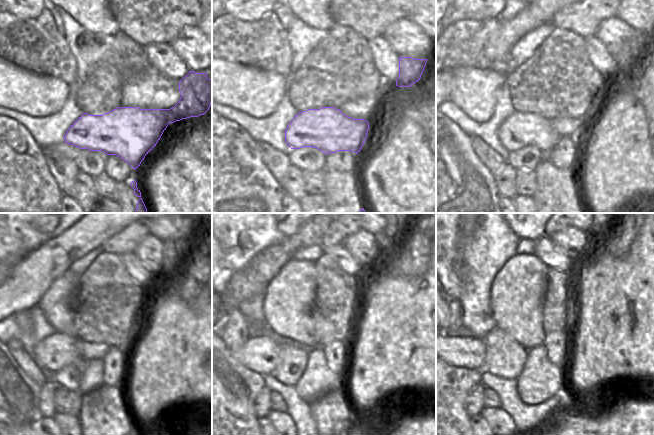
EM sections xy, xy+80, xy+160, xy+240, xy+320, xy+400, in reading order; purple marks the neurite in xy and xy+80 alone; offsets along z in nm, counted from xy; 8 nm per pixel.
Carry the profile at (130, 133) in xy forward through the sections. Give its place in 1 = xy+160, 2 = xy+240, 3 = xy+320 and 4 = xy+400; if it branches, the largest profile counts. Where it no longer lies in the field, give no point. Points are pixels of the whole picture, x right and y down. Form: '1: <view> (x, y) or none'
1: xy+160 (519, 130)
2: xy+240 (55, 352)
3: xy+320 (259, 353)
4: xy+400 (469, 352)

